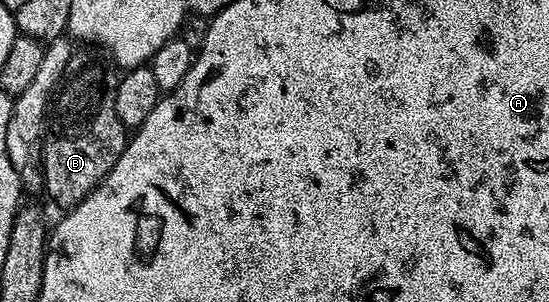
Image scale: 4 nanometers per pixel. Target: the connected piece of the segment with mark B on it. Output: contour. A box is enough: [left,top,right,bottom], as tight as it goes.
[42,52,128,211]

